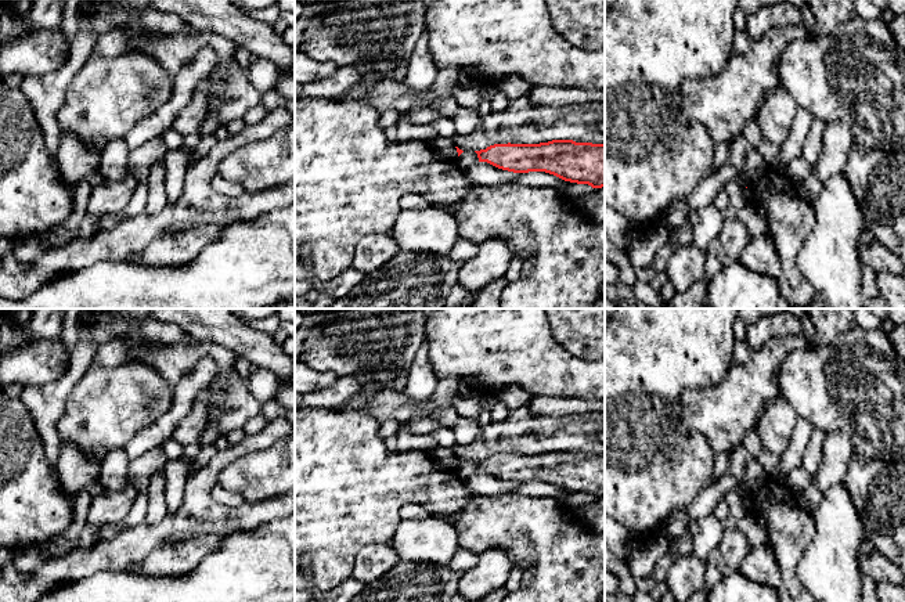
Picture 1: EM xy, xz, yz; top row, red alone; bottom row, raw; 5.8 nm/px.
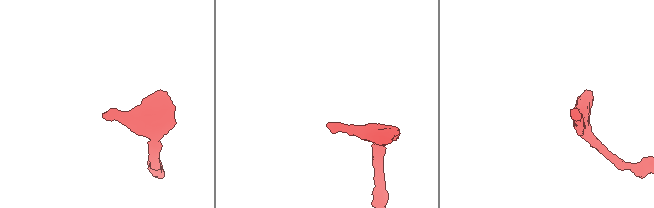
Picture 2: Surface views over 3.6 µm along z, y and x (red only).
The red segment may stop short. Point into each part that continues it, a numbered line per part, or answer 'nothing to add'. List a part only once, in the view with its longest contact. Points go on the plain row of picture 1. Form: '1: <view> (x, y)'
nothing to add

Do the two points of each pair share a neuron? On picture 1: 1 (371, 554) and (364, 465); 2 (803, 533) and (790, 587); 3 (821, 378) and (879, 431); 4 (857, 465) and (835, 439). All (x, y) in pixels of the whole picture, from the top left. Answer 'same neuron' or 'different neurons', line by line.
1: different neurons
2: same neuron
3: same neuron
4: different neurons

